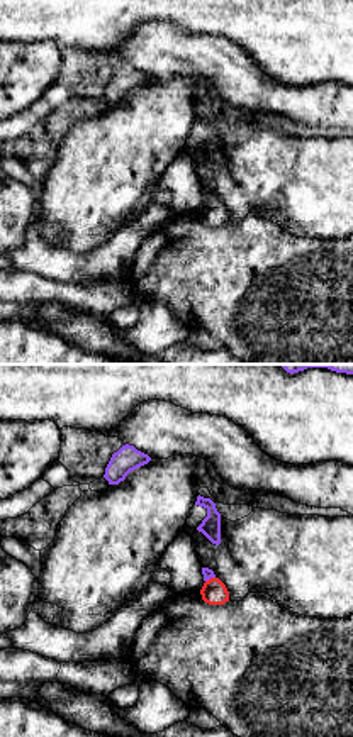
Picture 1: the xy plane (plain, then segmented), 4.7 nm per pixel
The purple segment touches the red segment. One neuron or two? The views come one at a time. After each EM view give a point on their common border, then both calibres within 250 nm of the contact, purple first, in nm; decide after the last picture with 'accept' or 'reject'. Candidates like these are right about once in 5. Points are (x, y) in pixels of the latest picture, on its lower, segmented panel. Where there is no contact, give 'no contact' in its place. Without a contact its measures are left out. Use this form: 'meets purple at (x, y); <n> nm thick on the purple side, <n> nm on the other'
meets purple at (209, 578); 50 nm thick on the purple side, 120 nm on the other

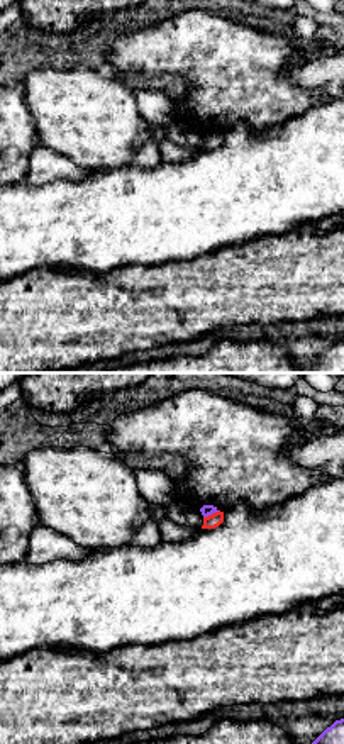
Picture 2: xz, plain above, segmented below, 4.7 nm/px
meets purple at (210, 514); 50 nm thick on the purple side, 70 nm on the other

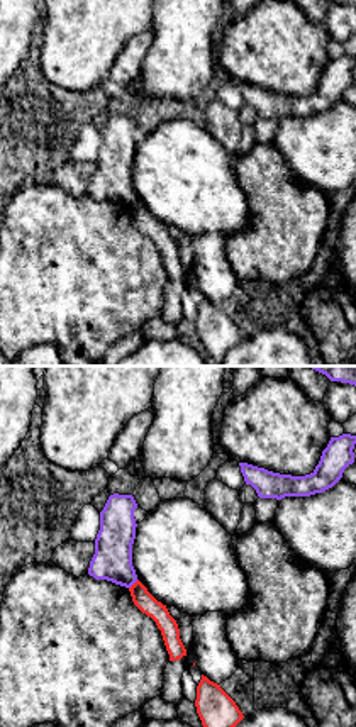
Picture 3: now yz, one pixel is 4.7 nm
meets purple at (133, 583); 190 nm thick on the purple side, 90 nm on the other

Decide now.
reject

